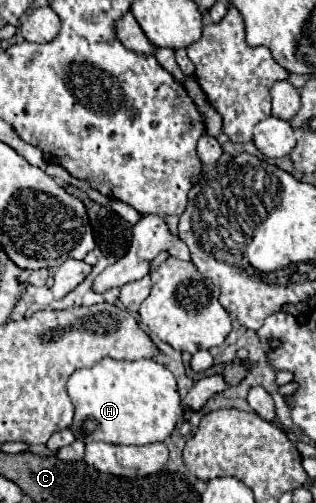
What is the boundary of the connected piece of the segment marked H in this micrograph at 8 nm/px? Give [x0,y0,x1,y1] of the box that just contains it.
[66,357,184,445]

